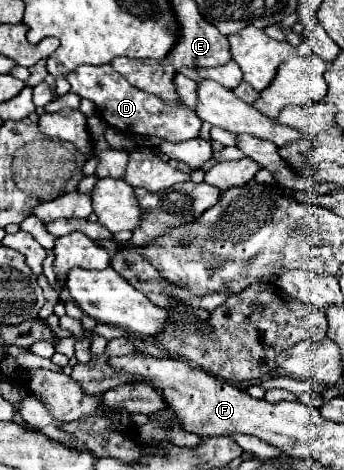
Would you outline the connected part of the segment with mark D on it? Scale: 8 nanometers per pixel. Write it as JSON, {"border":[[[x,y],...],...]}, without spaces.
{"border":[[[83,64],[83,66],[75,68],[73,72],[69,72],[67,80],[71,84],[71,92],[95,102],[101,118],[119,132],[141,134],[141,136],[159,136],[165,142],[173,142],[173,144],[193,140],[199,136],[201,120],[191,108],[187,108],[185,104],[183,106],[167,106],[161,98],[151,96],[151,94],[131,86],[109,64],[105,64],[105,66]]]}

